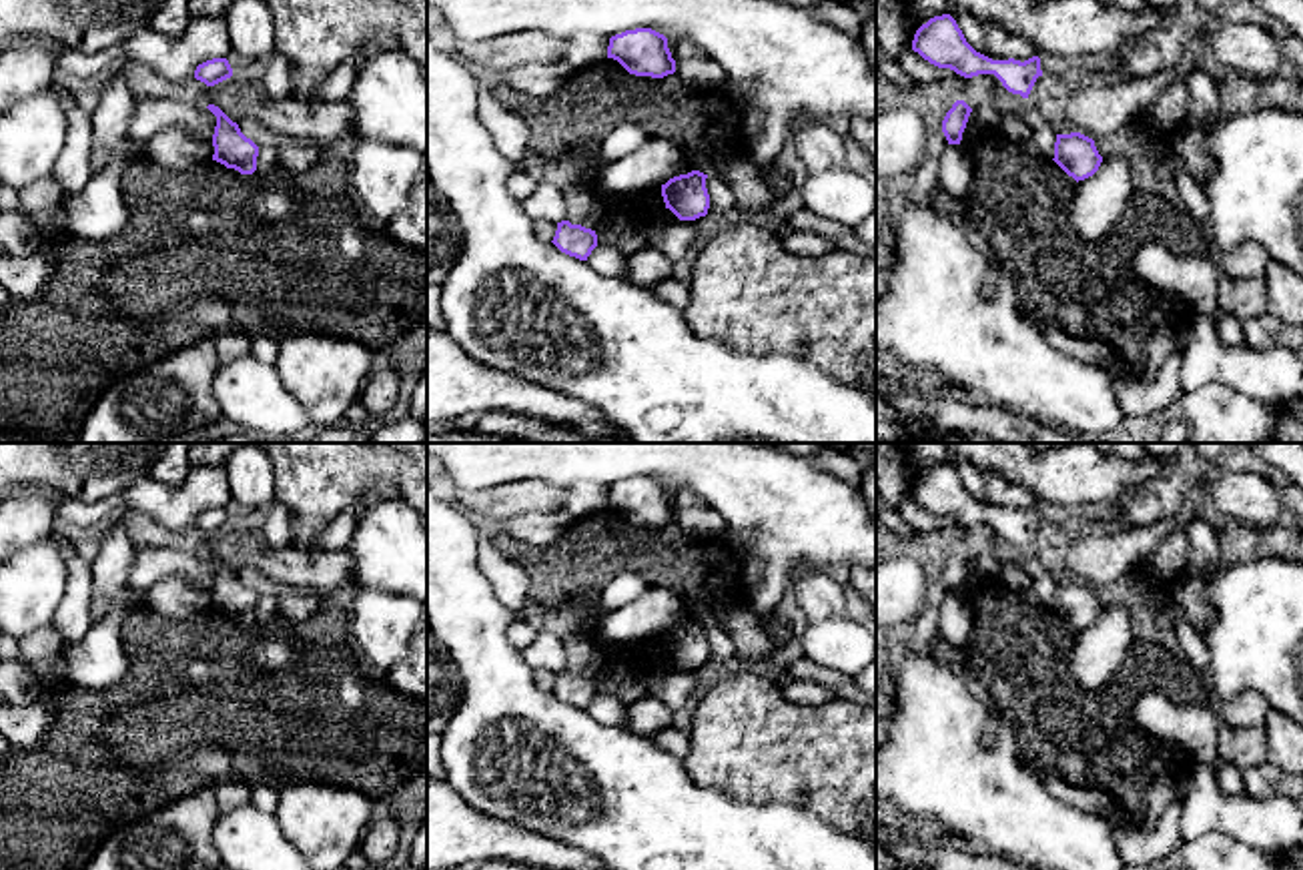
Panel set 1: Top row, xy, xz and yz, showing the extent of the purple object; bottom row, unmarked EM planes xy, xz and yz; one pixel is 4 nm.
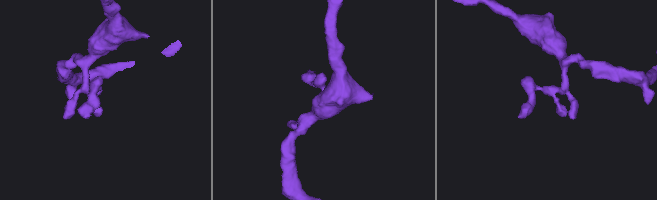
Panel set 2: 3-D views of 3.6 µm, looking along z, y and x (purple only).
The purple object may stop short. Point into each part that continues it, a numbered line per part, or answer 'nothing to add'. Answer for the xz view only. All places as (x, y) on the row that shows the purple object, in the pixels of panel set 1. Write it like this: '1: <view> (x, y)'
nothing to add

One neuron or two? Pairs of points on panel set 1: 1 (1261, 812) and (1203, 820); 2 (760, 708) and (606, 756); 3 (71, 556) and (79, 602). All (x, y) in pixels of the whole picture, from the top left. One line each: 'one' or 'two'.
1: one
2: two
3: one

